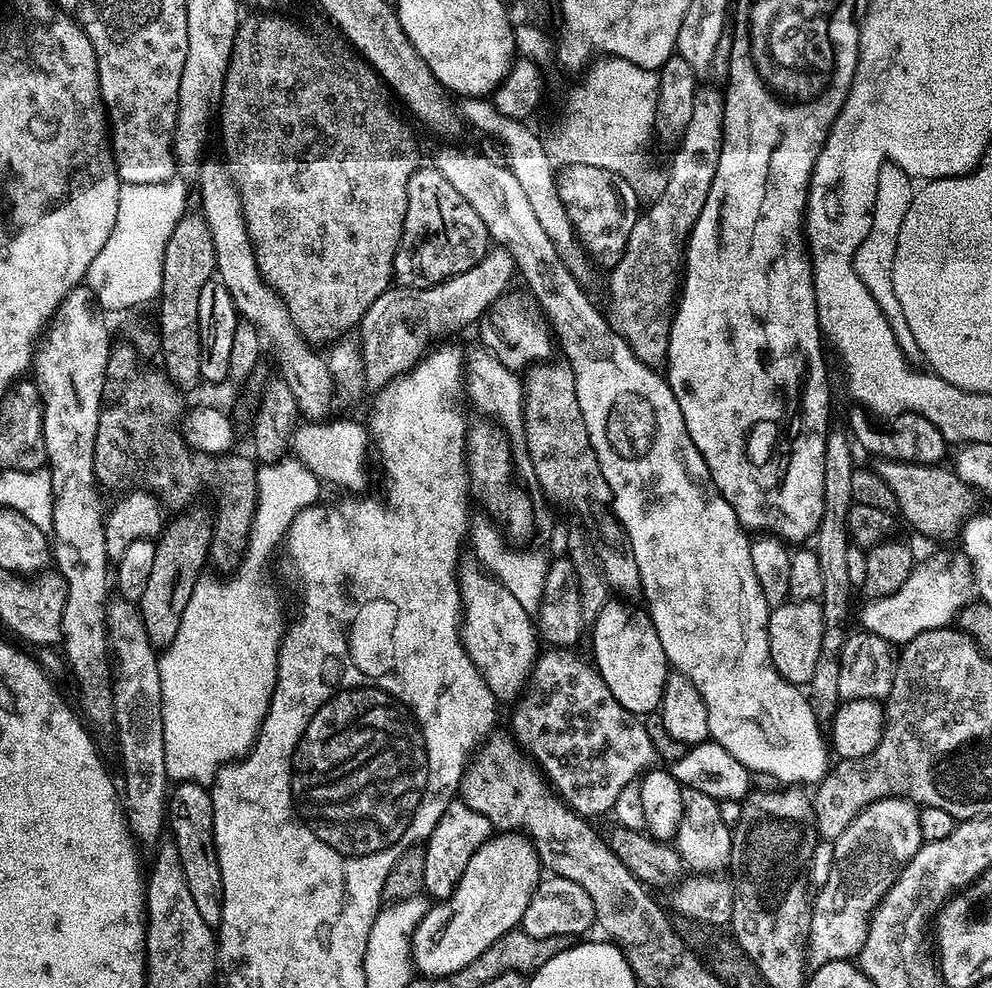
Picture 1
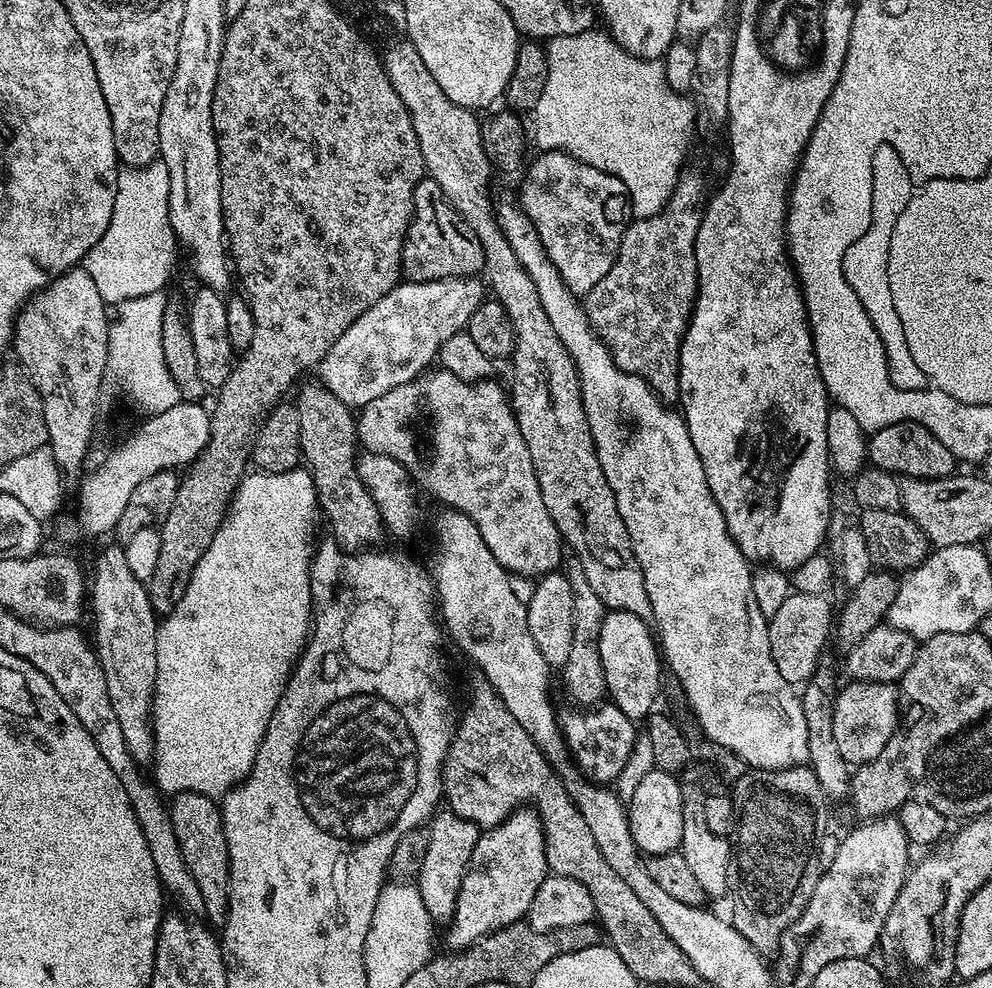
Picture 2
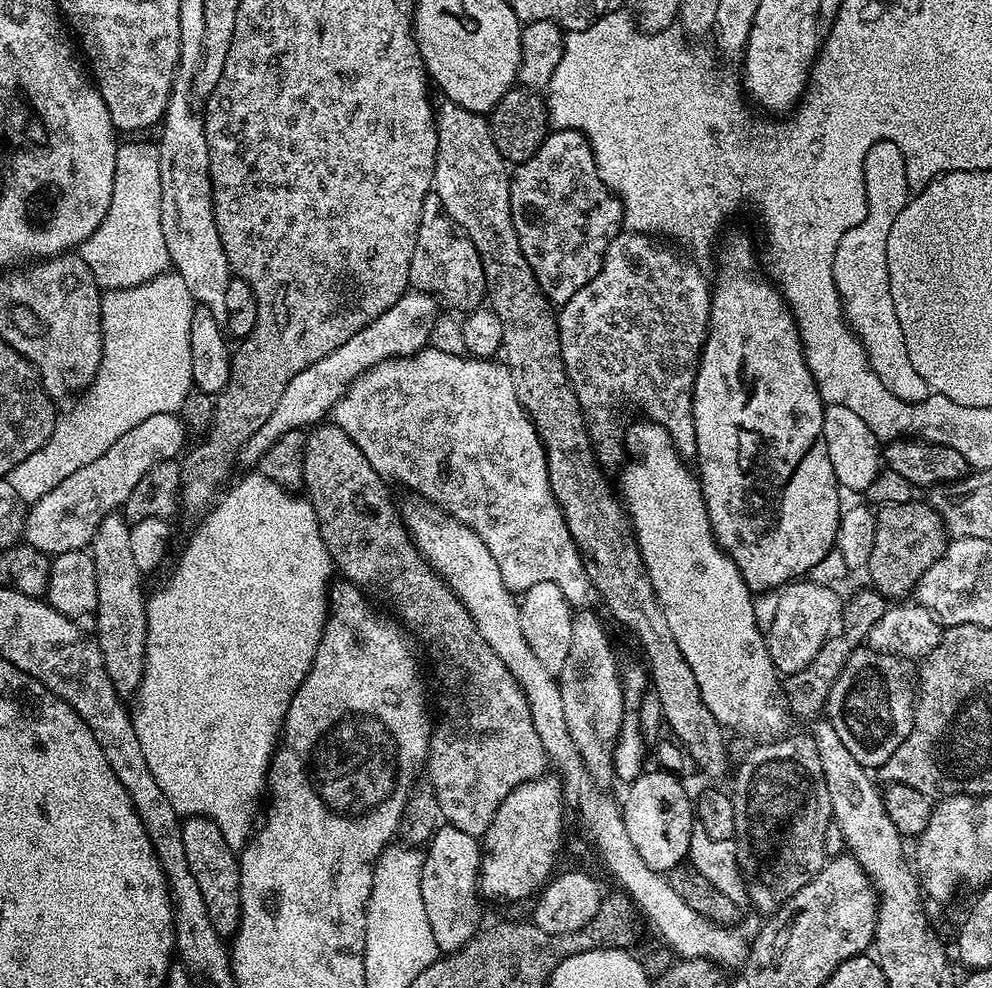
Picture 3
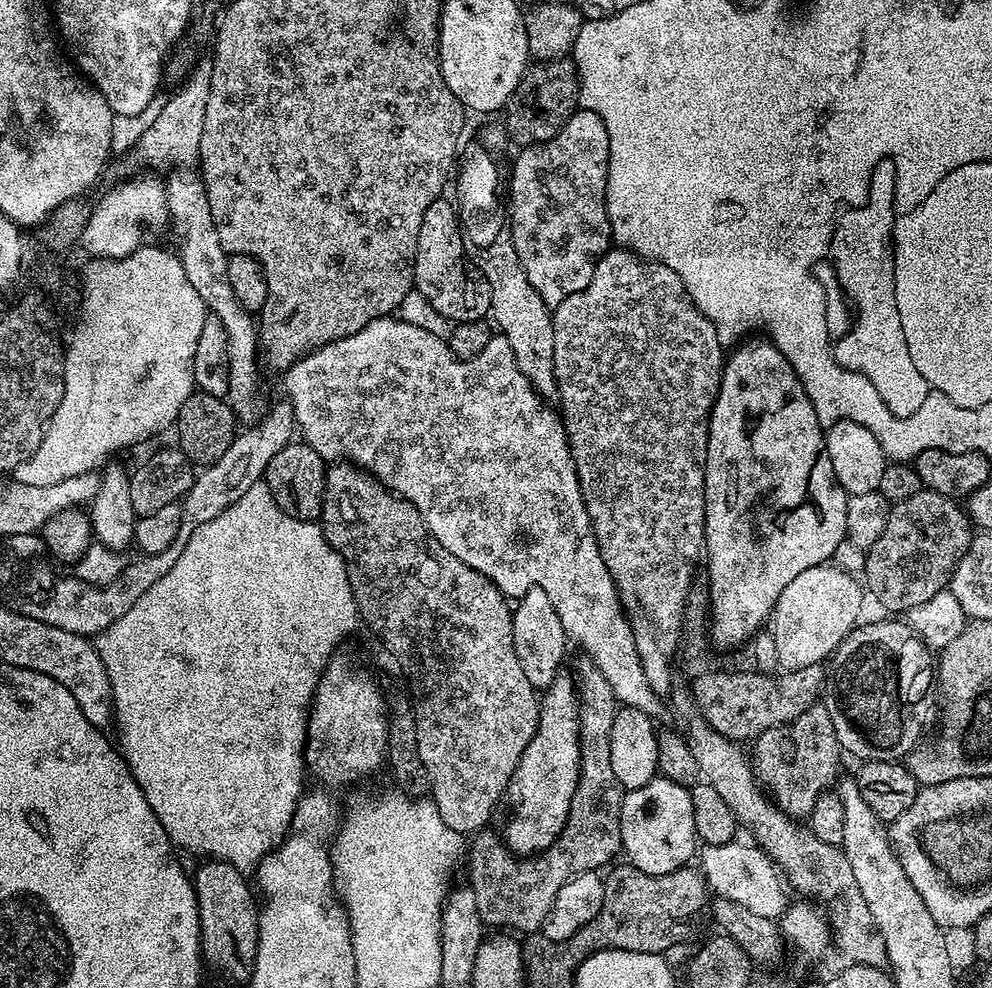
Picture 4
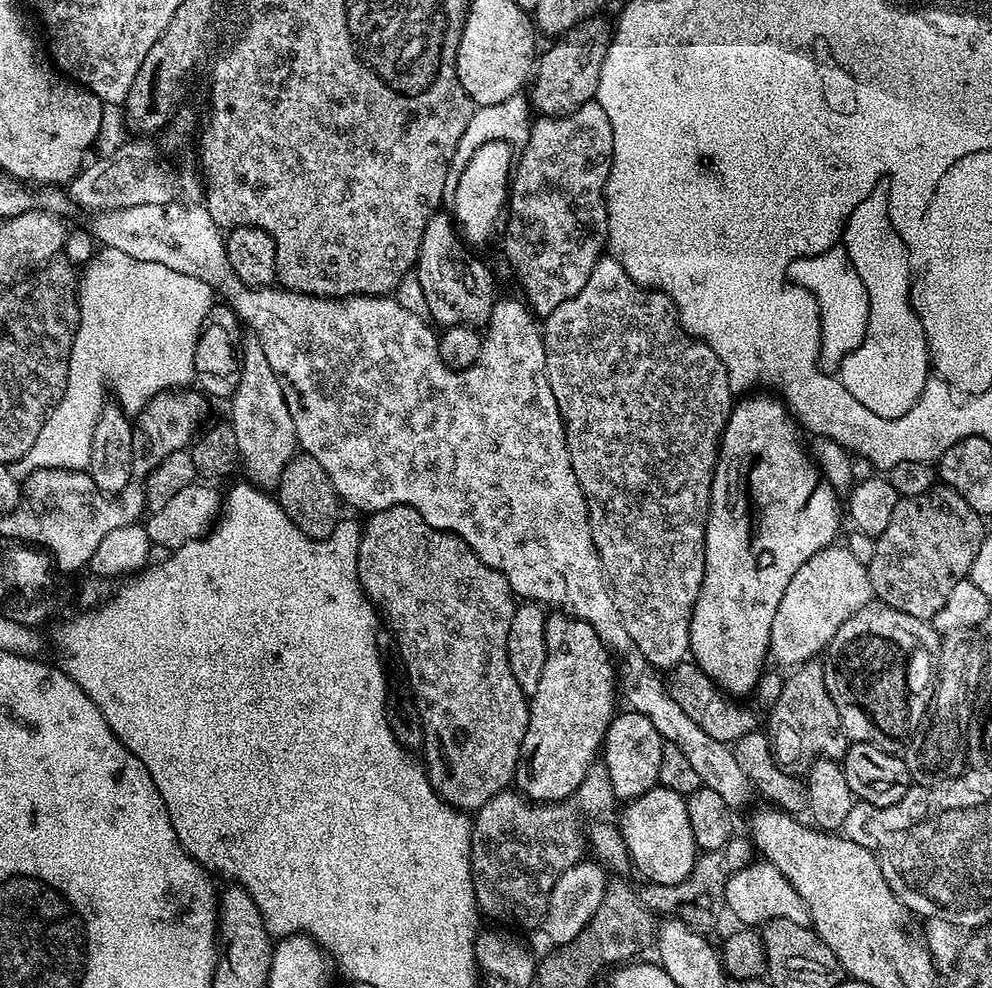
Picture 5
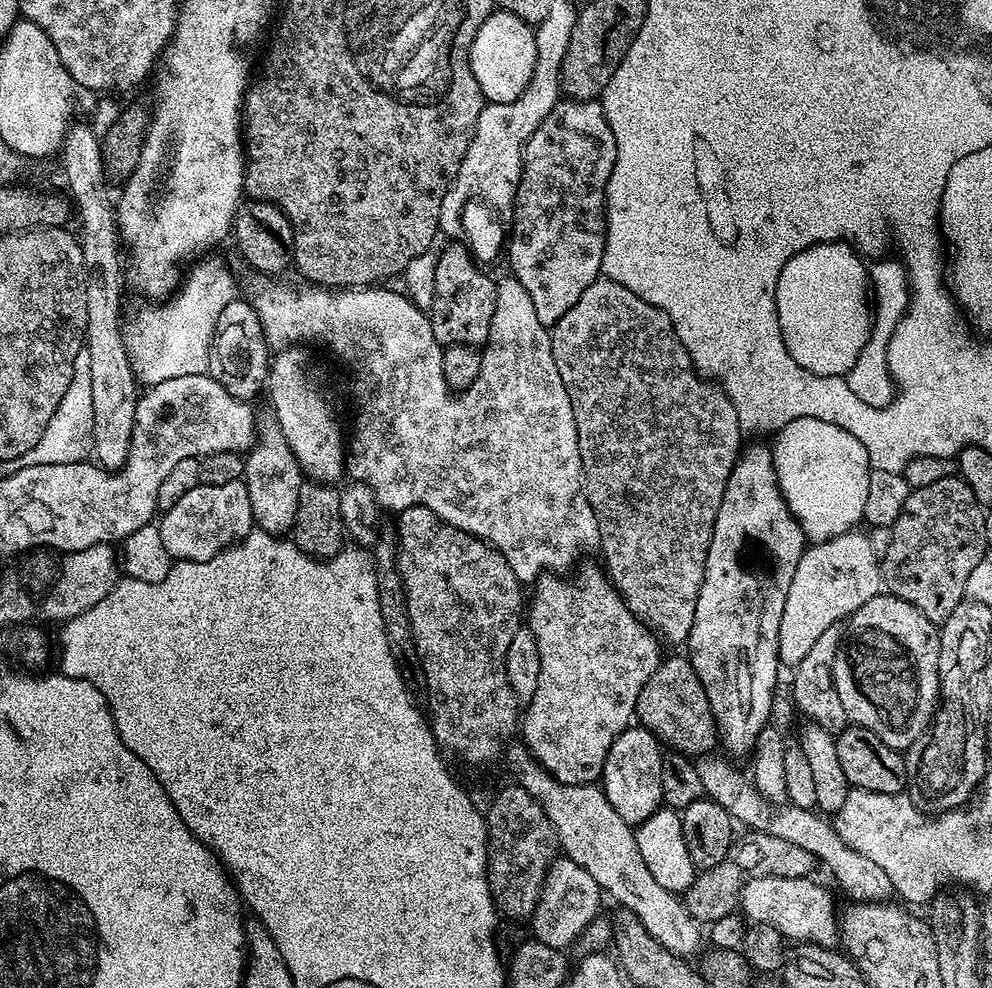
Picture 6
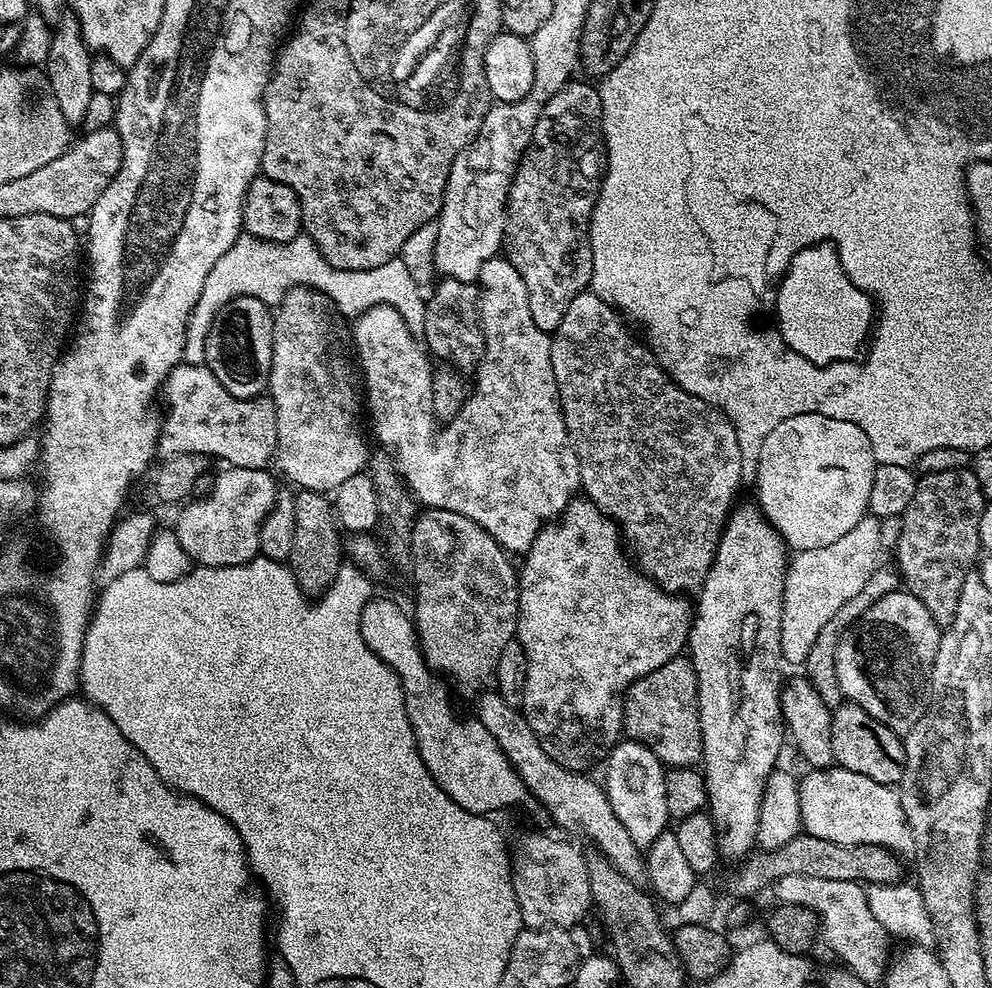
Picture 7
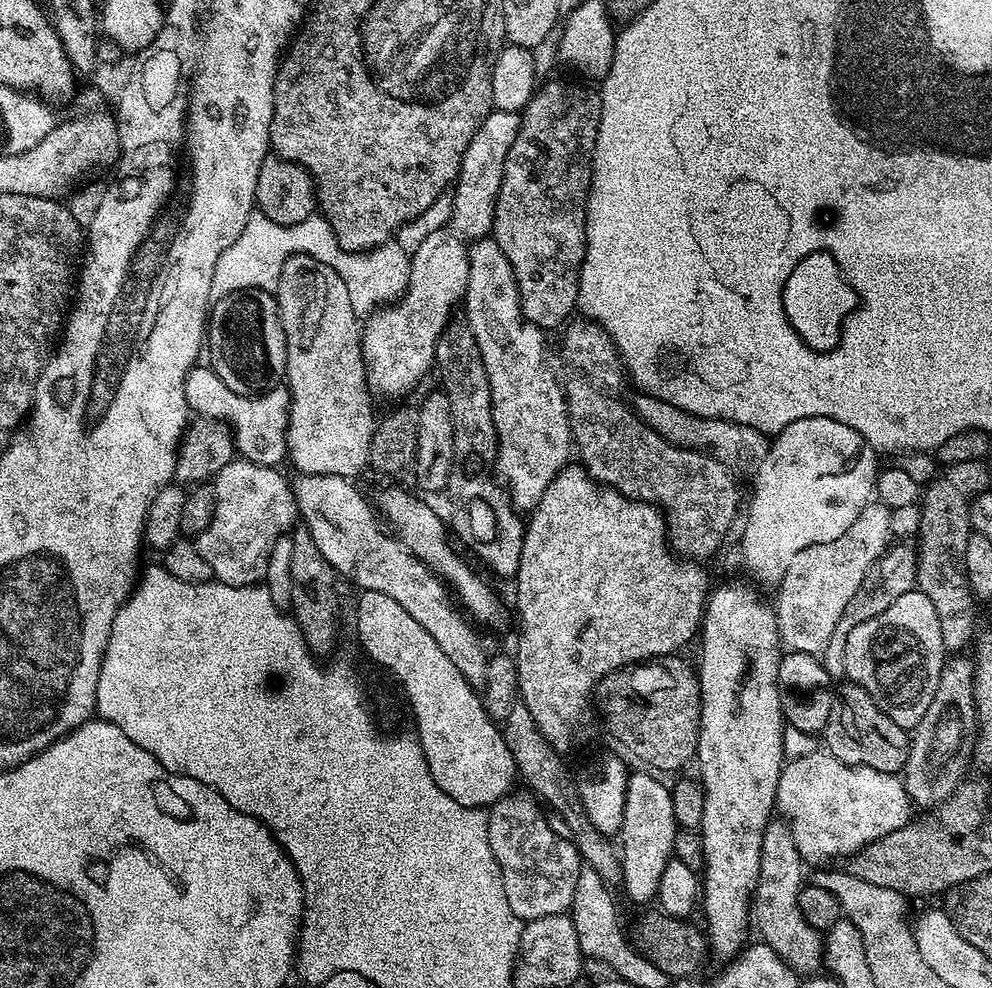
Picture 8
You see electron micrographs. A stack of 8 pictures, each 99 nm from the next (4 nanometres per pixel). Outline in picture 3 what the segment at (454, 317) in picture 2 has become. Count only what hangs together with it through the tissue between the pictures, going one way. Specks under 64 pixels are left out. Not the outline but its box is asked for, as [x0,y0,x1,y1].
[239,290,438,465]

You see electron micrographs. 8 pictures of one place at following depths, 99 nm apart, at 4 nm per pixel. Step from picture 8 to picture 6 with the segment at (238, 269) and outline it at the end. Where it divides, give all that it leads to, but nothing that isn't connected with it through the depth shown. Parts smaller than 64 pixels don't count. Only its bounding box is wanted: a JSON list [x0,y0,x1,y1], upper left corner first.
[123,264,238,386]

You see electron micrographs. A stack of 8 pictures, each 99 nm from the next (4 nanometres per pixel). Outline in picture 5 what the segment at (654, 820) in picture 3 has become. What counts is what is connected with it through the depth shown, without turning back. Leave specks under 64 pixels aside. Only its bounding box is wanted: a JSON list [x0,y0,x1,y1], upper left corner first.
[618,786,698,884]

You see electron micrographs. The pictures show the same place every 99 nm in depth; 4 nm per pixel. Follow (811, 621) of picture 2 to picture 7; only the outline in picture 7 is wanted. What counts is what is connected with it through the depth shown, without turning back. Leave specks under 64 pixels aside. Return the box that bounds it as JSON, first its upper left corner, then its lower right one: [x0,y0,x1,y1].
[780,514,885,666]

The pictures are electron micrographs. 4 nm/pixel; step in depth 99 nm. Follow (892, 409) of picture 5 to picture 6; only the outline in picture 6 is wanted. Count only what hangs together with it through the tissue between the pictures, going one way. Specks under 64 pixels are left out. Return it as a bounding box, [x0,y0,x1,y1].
[847,260,910,408]

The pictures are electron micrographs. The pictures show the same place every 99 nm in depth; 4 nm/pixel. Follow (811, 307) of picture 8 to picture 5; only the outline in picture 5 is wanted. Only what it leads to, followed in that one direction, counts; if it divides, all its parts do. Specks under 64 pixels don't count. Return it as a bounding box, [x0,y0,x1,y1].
[787,244,869,370]

